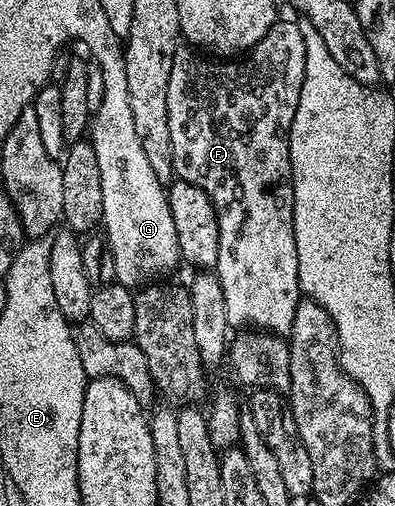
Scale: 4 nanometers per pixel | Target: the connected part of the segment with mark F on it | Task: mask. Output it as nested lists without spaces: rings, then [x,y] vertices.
[[[278,21],[271,25],[269,32],[258,41],[256,47],[248,52],[247,57],[238,58],[241,59],[238,63],[220,63],[217,59],[220,58],[206,57],[194,50],[192,46],[181,45],[178,46],[175,57],[171,61],[171,81],[167,81],[167,129],[171,129],[173,173],[176,178],[203,189],[203,193],[211,197],[211,205],[215,209],[219,225],[219,253],[215,272],[222,283],[230,328],[264,329],[266,332],[285,337],[293,328],[295,309],[303,298],[299,285],[299,257],[295,249],[295,233],[293,232],[293,174],[289,160],[289,130],[291,121],[295,117],[295,109],[299,105],[299,89],[303,89],[303,73],[307,62],[307,35],[302,31],[300,22]]]

